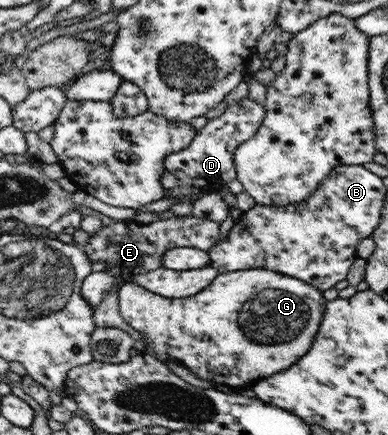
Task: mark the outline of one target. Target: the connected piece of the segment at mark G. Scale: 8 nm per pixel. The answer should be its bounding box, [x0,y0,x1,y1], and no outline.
[117,269,327,391]

